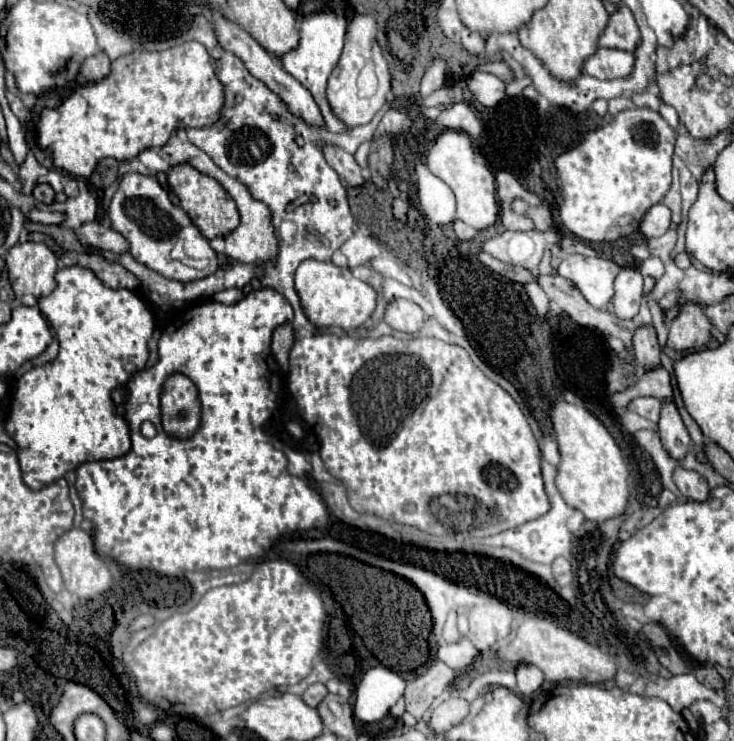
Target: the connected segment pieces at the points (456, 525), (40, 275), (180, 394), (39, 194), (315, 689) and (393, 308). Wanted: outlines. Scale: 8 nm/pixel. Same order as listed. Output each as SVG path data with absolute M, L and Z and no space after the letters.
M319 333L305 339L299 337L291 349L289 361L291 361L291 371L289 371L287 387L297 401L297 409L303 421L311 425L311 429L317 433L321 441L321 459L327 471L345 485L347 499L355 511L361 511L365 515L375 515L385 521L411 525L429 535L467 533L471 537L489 537L507 529L515 529L527 521L533 521L551 509L541 477L541 453L523 411L501 385L491 381L471 361L469 353L463 347L439 341L435 337L397 339L391 335L383 335L379 339L357 339L349 335L339 337L335 333Z
M17 243L15 247L9 249L7 257L7 267L9 267L9 281L13 285L15 297L23 305L37 305L41 297L49 295L55 289L55 273L57 273L57 257L45 243Z
M173 373L165 379L161 393L161 421L165 433L175 439L177 437L189 439L199 429L201 425L199 391L187 375Z
M37 183L35 185L35 189L33 189L33 197L39 201L39 203L53 203L53 197L55 197L55 193L53 193L53 189L51 189L51 185L49 183Z
M315 683L315 685L311 685L311 687L303 693L303 701L305 701L309 707L317 707L327 693L329 693L329 691L327 691L327 687L325 687L323 683Z
M393 299L385 309L385 321L397 331L417 333L423 323L423 311L413 301Z

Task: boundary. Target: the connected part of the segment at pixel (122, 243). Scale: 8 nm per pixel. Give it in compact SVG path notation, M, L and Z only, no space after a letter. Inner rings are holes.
M99 221L93 223L85 223L79 231L77 237L83 245L87 247L95 247L95 249L109 249L113 253L125 253L129 251L129 243L127 239L115 231L115 229L107 229L105 225L101 225Z

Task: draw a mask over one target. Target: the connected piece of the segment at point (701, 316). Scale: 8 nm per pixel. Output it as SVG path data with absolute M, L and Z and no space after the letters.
M687 301L669 325L667 347L677 351L701 349L711 339L711 323L697 303Z

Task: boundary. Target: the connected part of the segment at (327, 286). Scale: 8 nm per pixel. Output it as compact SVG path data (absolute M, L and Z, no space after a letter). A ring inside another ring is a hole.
M317 259L303 261L295 273L295 289L301 297L301 305L307 317L317 327L343 329L343 331L357 329L367 321L377 303L377 291L371 285L357 279L351 273L351 269L335 267L331 261L317 261Z

